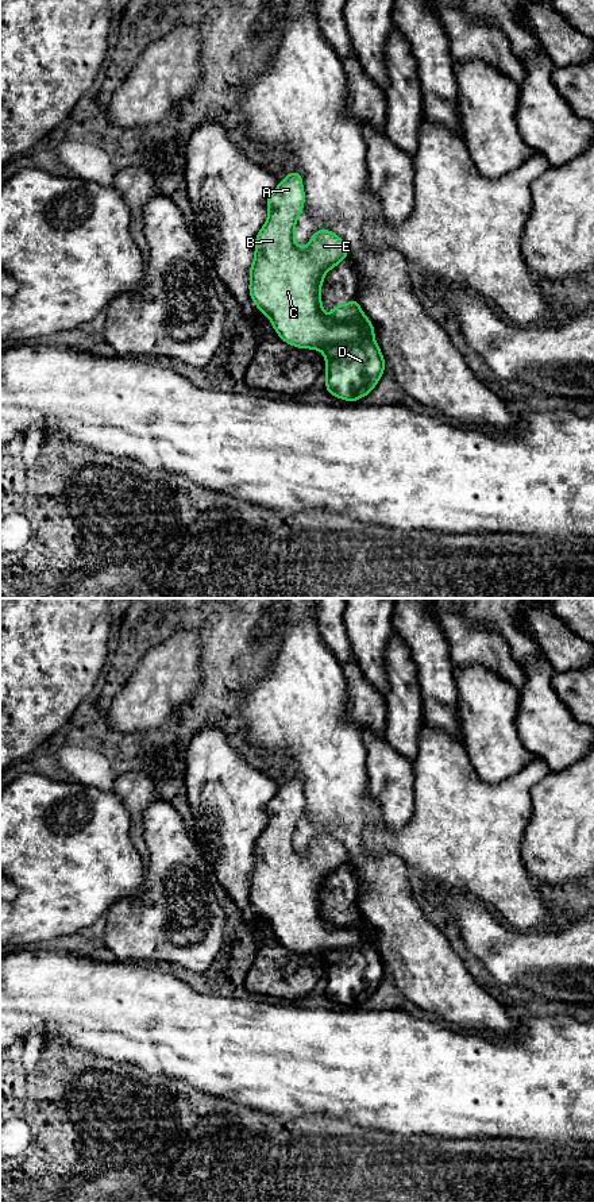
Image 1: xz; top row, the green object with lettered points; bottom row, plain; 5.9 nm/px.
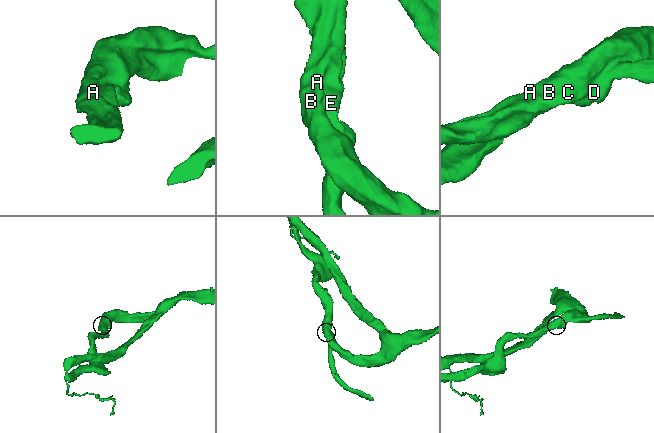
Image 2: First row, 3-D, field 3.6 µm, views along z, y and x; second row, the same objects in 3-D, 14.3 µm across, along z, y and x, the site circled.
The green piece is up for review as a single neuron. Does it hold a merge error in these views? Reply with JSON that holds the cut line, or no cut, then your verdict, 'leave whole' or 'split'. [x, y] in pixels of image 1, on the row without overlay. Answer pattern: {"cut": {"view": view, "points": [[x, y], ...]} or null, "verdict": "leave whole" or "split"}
{"cut": {"view": "xz", "points": [[362, 933], [362, 943], [359, 946], [328, 948], [320, 954]]}, "verdict": "split"}

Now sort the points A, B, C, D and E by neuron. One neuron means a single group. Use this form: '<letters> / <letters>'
A B C E / D

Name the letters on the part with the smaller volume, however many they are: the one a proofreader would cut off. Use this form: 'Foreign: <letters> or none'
Foreign: D

